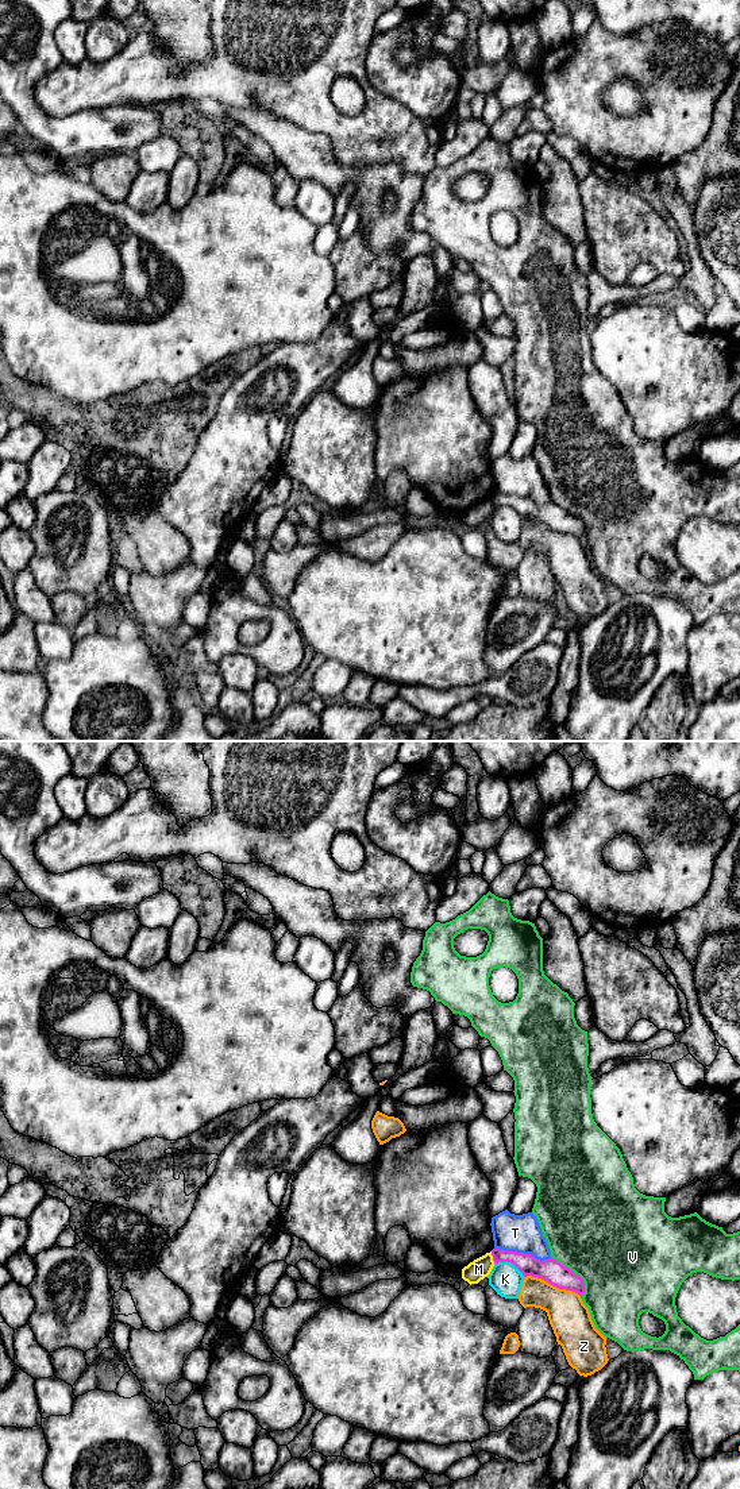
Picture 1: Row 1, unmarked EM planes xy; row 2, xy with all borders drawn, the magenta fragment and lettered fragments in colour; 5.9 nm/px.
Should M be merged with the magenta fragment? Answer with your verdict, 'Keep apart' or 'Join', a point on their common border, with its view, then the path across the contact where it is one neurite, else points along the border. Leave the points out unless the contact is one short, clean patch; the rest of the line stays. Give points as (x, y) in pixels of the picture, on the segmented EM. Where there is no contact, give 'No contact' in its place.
Keep apart. Touches magenta at xy (493, 1257). Boundary: xy (490, 1252), (494, 1262)

